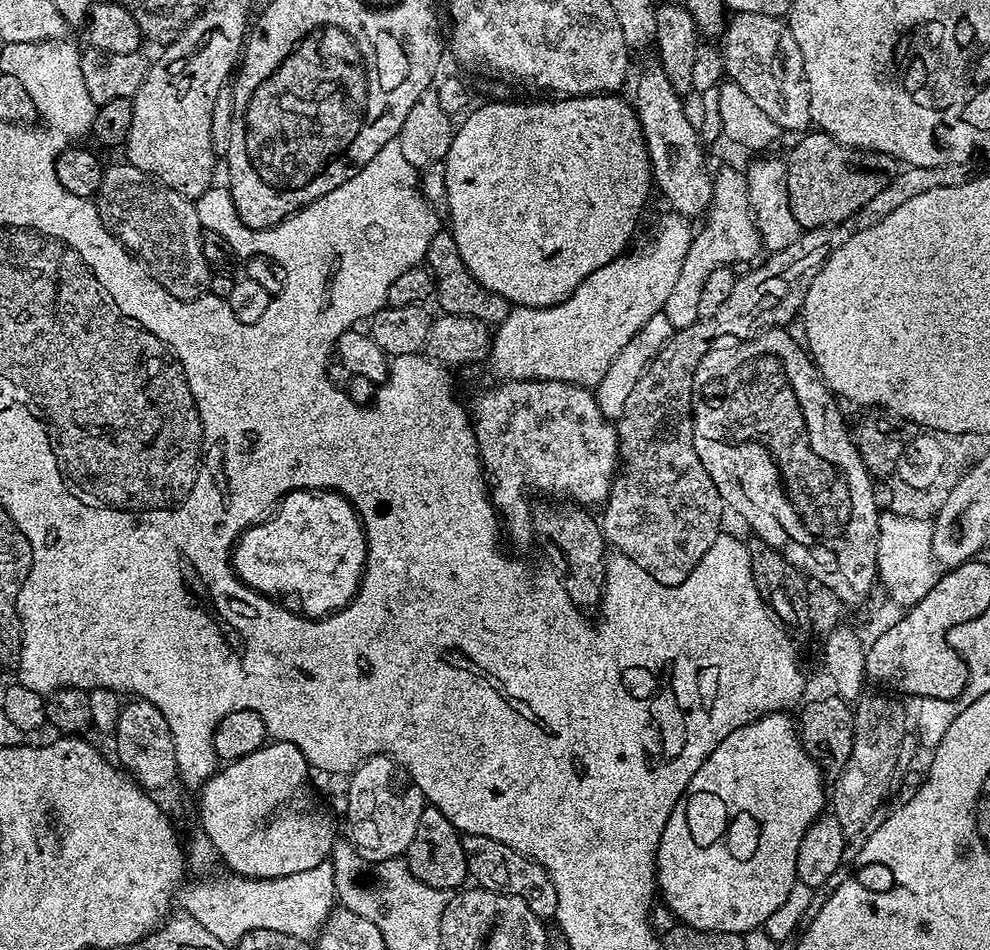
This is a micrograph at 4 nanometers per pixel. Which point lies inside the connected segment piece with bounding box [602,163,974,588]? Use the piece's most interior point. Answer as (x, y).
(664, 512)

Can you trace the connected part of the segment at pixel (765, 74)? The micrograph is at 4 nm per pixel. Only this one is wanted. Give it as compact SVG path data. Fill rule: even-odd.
M738 12L727 21L723 40L722 55L727 79L738 85L742 93L785 133L803 133L812 124L808 81L804 79L804 63L798 42L794 42L794 34L787 23L778 16Z

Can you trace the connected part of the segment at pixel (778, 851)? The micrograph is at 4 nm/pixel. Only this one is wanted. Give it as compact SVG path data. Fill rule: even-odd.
M771 712L769 716L763 716L760 720L750 722L734 734L730 734L710 754L706 762L694 774L687 792L670 814L666 822L666 830L662 830L662 838L658 842L656 851L656 886L659 899L664 899L664 904L676 915L675 919L681 924L689 924L698 930L714 930L715 932L738 932L749 934L755 930L763 929L766 918L786 902L786 894L798 883L796 878L796 859L798 858L798 846L802 846L802 838L811 824L818 819L826 808L826 780L822 775L822 768L817 761L812 759L810 753L802 746L800 734L793 717L784 712Z

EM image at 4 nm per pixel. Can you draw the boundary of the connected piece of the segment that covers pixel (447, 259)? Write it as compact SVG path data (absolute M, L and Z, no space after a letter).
M441 230L430 238L430 246L424 257L426 267L434 281L434 300L440 303L439 311L449 316L476 316L478 322L489 326L498 326L510 314L513 305L506 298L486 290L470 274L466 262L462 262L462 254L458 254L458 242L454 242L451 231Z

